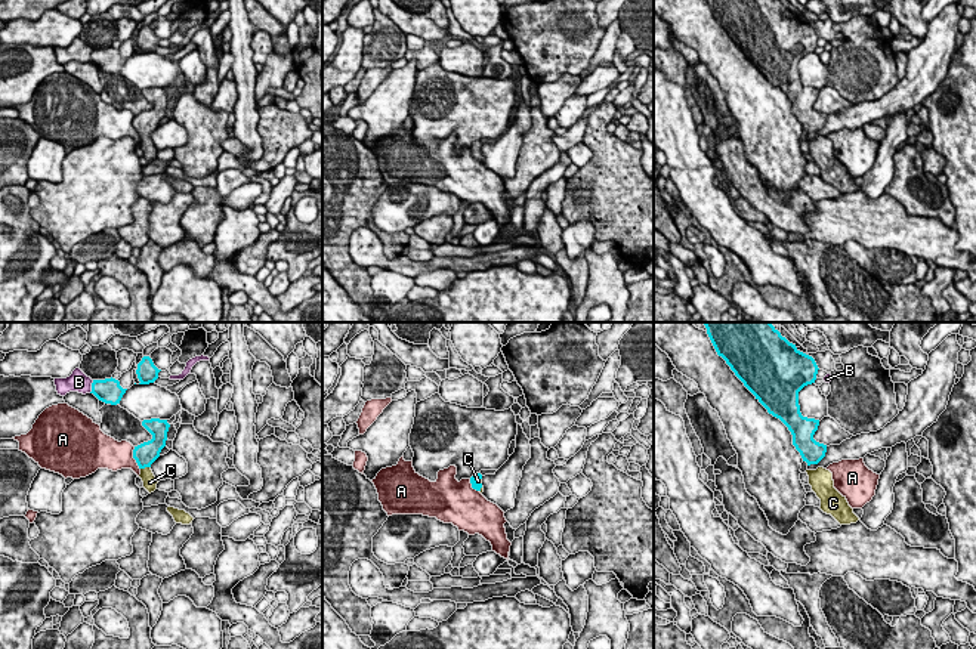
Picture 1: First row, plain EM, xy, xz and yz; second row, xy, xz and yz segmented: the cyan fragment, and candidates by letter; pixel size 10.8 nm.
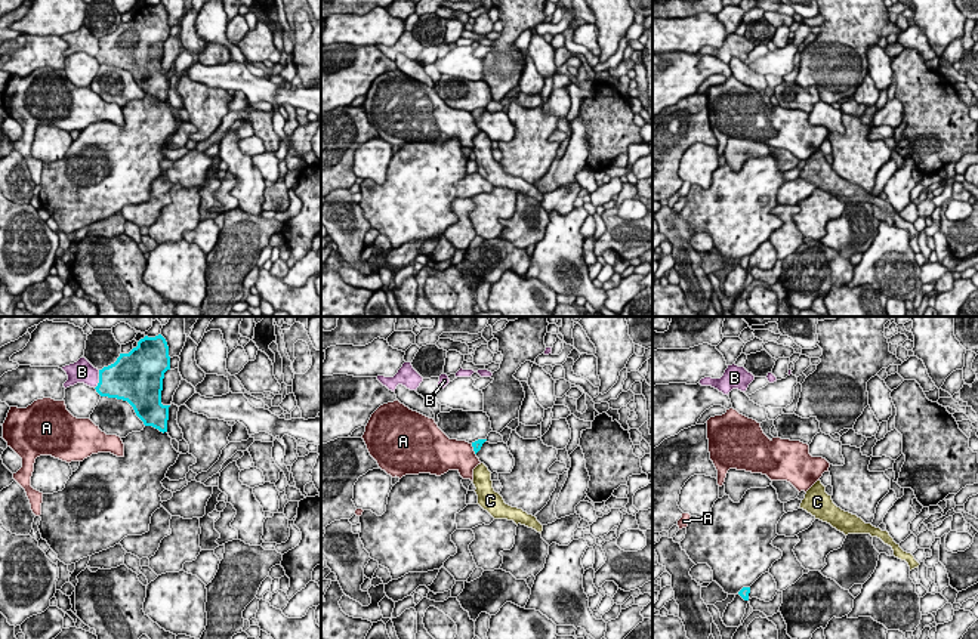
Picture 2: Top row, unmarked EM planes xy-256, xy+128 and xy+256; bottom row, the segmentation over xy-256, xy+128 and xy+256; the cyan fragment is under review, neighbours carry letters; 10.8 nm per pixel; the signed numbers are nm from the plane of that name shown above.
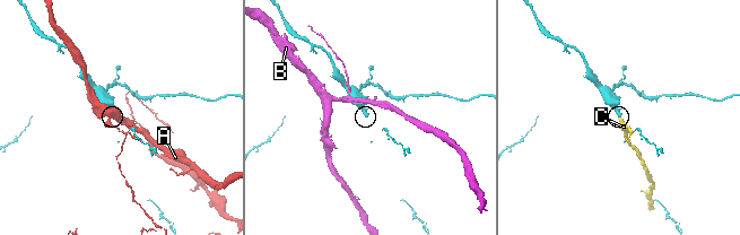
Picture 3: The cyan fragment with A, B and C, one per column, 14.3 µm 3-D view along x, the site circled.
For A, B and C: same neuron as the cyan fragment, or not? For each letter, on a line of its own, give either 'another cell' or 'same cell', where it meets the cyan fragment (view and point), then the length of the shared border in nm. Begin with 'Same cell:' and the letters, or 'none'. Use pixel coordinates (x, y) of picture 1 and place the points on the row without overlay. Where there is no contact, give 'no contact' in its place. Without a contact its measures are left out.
Same cell: C
A: another cell | xy (133, 126) | 260 nm
B: another cell | xy (92, 55) | 150 nm
C: same cell | xy (145, 135) | 120 nm

